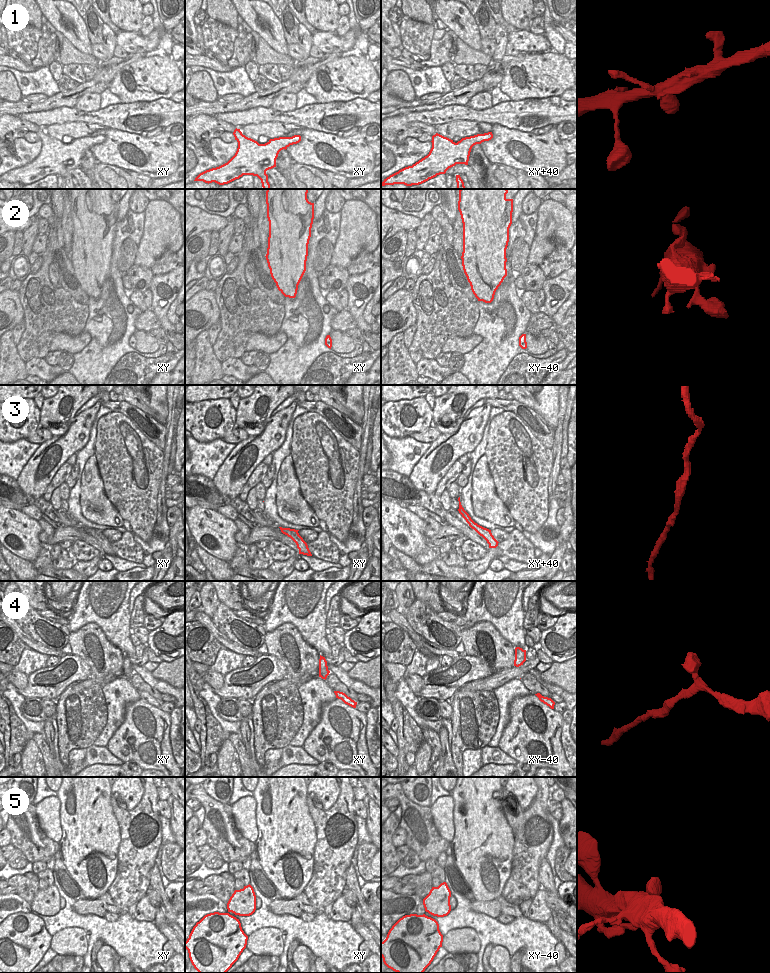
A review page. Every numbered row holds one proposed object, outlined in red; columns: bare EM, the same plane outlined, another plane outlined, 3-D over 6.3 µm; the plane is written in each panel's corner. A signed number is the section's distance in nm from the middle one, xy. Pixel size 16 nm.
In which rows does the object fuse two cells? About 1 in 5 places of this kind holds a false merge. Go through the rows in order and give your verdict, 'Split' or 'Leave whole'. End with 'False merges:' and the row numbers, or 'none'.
1: Leave whole
2: Leave whole
3: Leave whole
4: Leave whole
5: Leave whole
False merges: none.

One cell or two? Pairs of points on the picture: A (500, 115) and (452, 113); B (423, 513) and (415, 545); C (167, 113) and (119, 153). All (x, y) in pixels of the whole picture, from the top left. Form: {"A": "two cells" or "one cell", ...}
{"A": "one cell", "B": "two cells", "C": "two cells"}

